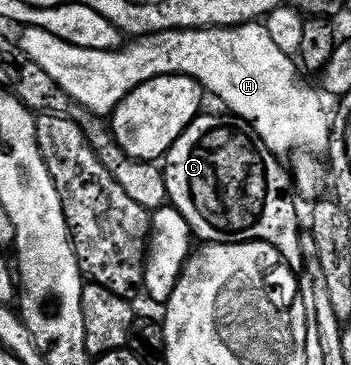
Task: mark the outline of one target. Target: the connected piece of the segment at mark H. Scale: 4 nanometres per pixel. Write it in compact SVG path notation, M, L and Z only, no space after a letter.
M248 21L245 25L229 25L225 29L168 29L162 33L138 36L130 40L133 41L130 45L128 42L111 51L91 51L87 47L75 47L71 43L63 43L63 39L55 39L51 31L42 29L25 27L20 32L19 44L22 51L48 75L54 85L59 86L76 104L91 113L112 114L123 98L135 91L135 87L156 77L187 75L205 86L212 96L214 93L229 108L226 110L232 116L240 117L251 125L261 136L263 143L267 143L269 150L275 154L292 154L297 150L317 151L315 149L329 144L331 113L330 110L325 110L325 105L321 102L322 94L317 94L307 82L301 81L297 74L298 62L290 54L279 51L263 23Z

